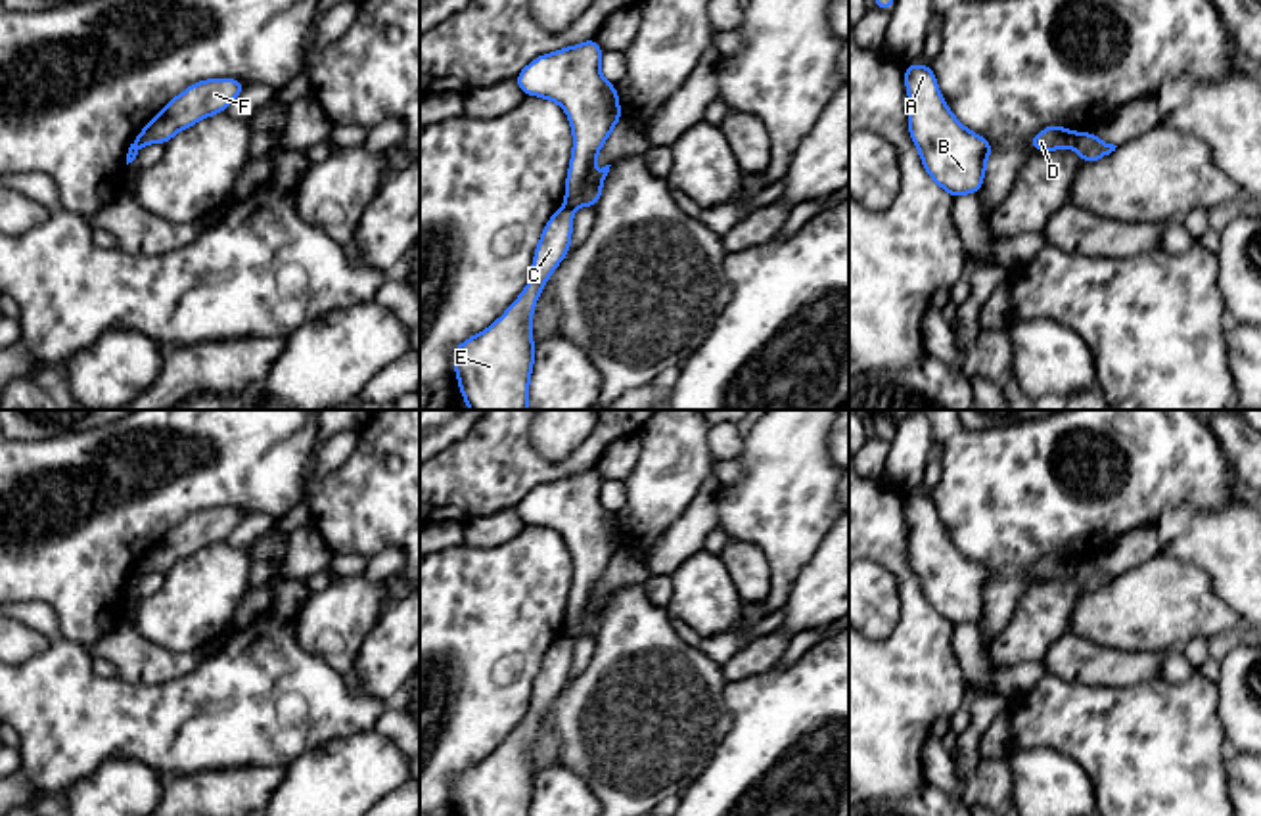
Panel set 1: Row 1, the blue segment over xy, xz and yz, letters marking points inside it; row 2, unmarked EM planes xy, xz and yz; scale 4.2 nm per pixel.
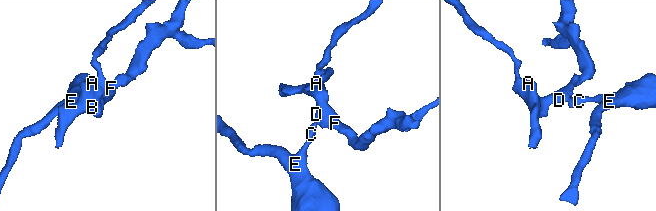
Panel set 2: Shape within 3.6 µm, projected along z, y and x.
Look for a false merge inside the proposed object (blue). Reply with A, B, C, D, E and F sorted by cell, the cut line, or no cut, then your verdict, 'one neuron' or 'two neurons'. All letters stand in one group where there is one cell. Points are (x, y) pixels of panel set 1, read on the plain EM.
A B D F / C E; cut in yz along (1079, 564), (1072, 575); two neurons

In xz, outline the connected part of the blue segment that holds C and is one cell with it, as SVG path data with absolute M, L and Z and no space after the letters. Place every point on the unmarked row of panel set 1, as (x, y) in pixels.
M560 636L535 678L531 711L512 736L485 760L452 782L458 816L529 816L535 791L533 737L554 697L569 682L573 638Z

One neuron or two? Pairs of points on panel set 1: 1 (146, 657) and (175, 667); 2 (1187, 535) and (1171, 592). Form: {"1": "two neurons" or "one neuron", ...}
{"1": "one neuron", "2": "two neurons"}

